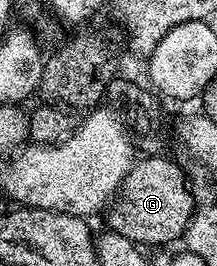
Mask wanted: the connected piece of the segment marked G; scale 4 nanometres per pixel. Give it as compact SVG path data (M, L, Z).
M164 154L141 157L127 173L116 199L109 204L108 230L122 234L142 248L161 247L182 238L193 220L193 191L180 163Z

